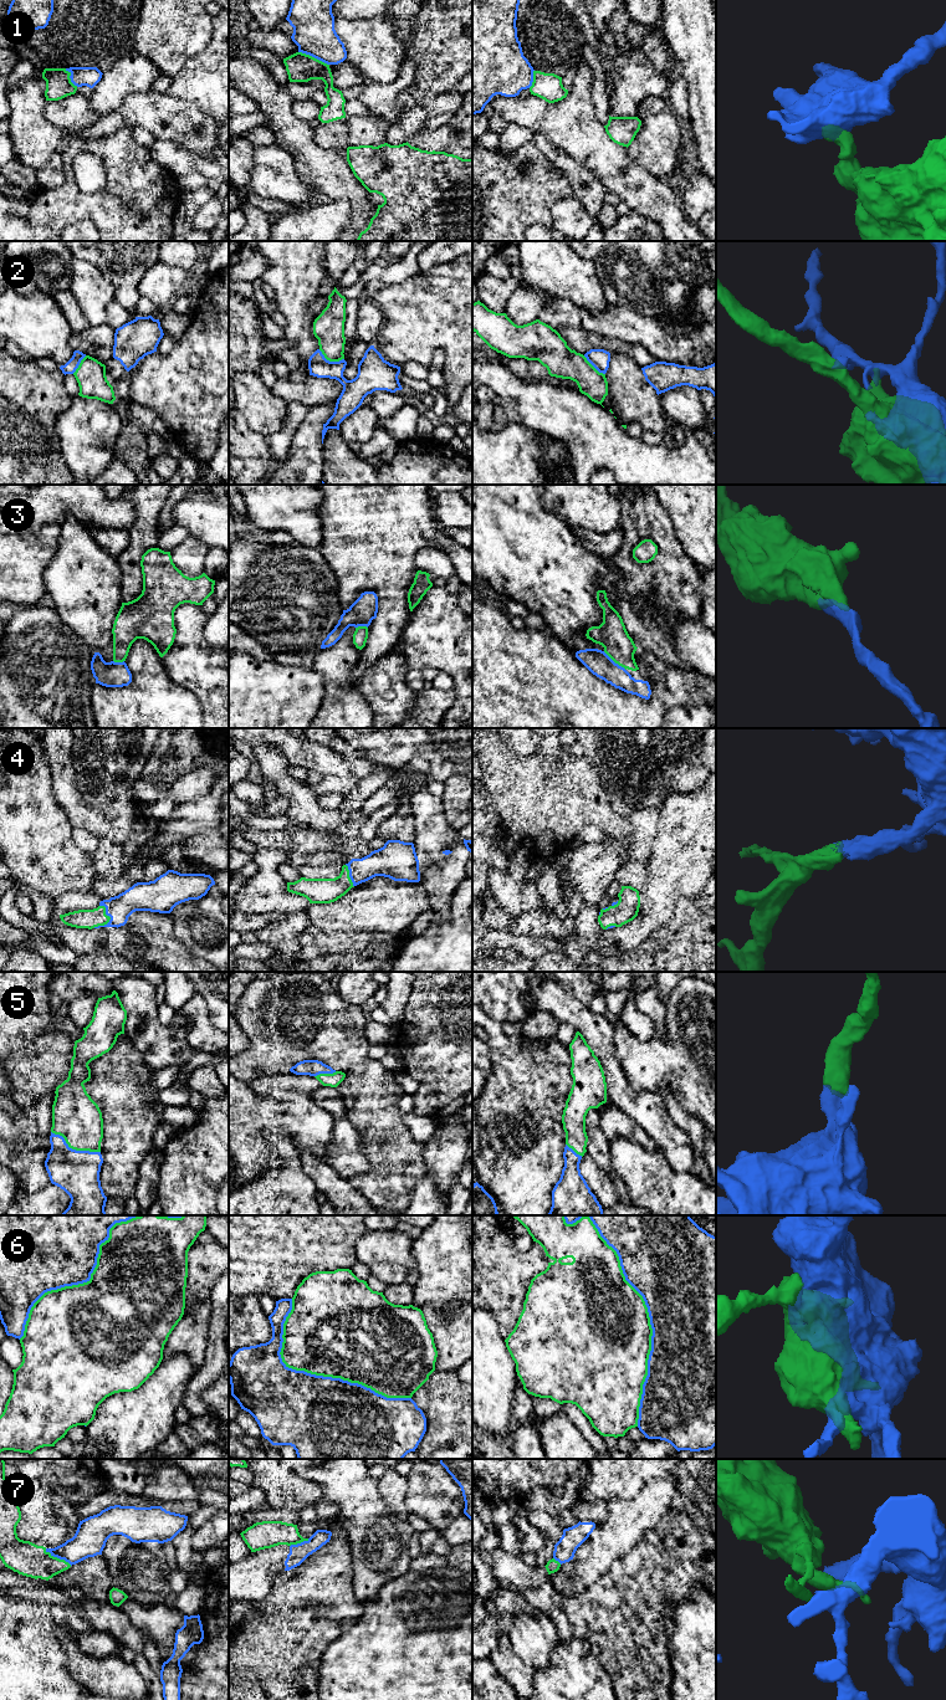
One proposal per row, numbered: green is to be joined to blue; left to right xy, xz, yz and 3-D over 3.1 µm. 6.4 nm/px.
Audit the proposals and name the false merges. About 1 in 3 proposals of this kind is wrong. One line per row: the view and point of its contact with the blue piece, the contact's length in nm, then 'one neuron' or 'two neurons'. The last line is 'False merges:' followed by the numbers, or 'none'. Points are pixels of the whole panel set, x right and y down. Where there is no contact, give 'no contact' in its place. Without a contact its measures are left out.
1: meets blue in xz at (313, 56); contact 220 nm long; two neurons
2: meets blue in xz at (331, 362); contact 180 nm long; two neurons
3: meets blue in yz at (613, 661); contact 200 nm long; one neuron
4: meets blue in xy at (110, 921); contact 170 nm long; one neuron
5: meets blue in xy at (75, 1150); contact 340 nm long; one neuron
6: meets blue in yz at (647, 1306); contact 1450 nm long; two neurons
7: meets blue in xy at (59, 1557); contact 200 nm long; two neurons
False merges: 1, 2, 6, 7

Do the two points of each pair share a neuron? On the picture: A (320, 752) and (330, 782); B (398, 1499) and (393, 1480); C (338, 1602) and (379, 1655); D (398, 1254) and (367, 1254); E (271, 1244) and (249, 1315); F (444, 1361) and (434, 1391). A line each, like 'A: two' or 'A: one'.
A: two
B: one
C: two
D: one
E: two
F: two

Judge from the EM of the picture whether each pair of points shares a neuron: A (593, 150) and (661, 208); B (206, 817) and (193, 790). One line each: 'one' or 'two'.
A: one
B: two

